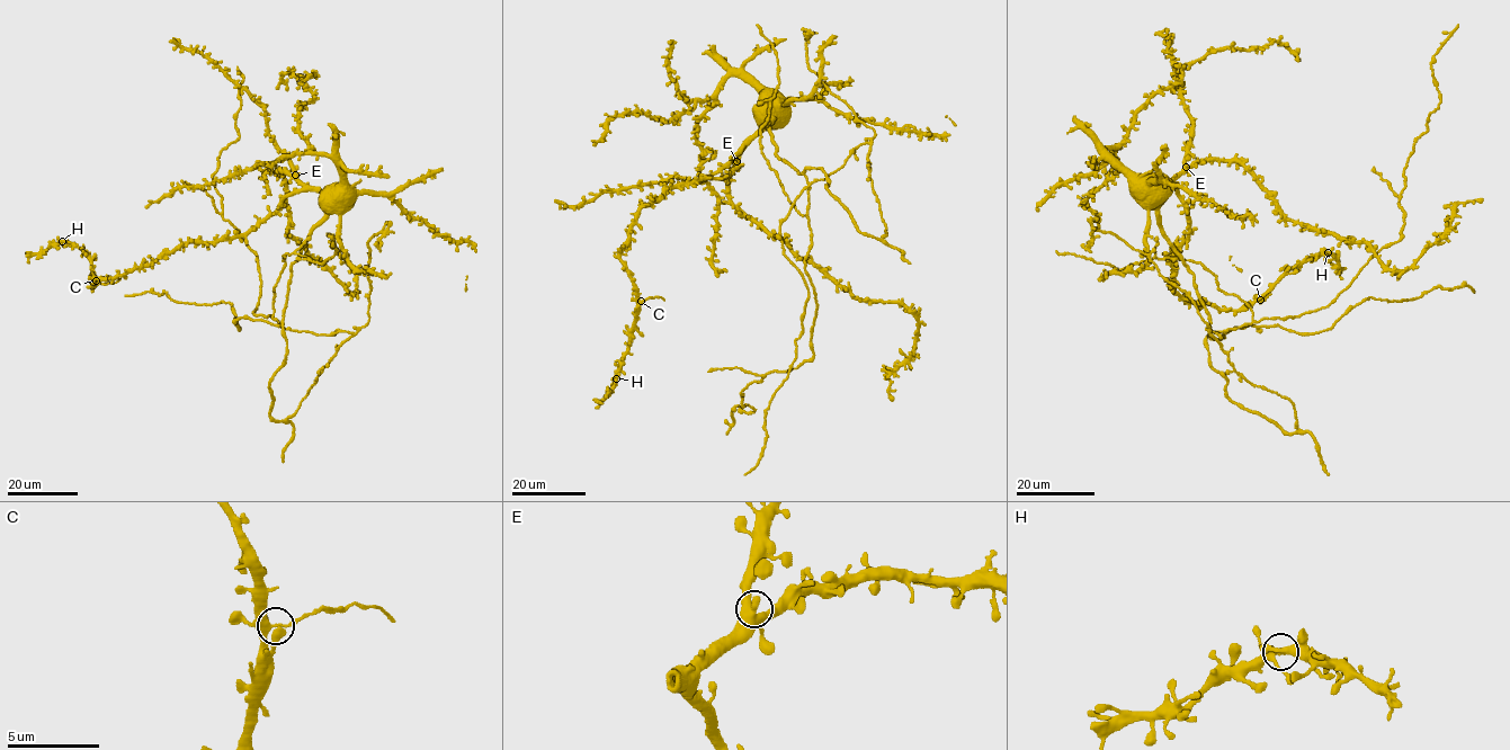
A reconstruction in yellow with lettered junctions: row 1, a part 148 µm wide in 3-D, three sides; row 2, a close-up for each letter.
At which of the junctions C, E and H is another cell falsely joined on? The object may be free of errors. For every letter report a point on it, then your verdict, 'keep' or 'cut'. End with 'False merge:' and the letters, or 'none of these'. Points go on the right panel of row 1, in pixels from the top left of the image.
C: place (1260, 300); cut
E: place (1186, 167); keep
H: place (1328, 252); keep
False merge: C

